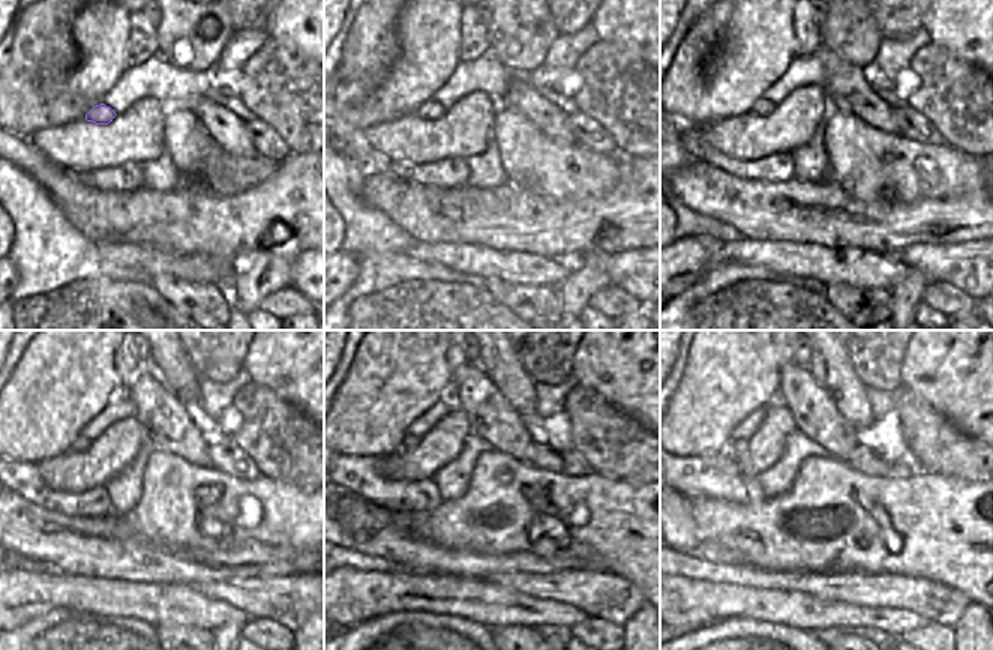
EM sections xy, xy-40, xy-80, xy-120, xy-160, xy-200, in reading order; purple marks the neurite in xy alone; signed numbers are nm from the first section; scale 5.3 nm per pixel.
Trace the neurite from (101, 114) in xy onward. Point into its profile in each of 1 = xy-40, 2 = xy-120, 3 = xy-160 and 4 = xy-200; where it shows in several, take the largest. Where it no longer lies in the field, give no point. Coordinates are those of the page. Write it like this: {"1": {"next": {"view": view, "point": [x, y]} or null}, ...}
{"1": {"next": {"view": "xy-40", "point": [429, 110]}}, "2": {"next": {"view": "xy-120", "point": [80, 445]}}, "3": {"next": {"view": "xy-160", "point": [410, 443]}}, "4": {"next": {"view": "xy-200", "point": [737, 448]}}}

